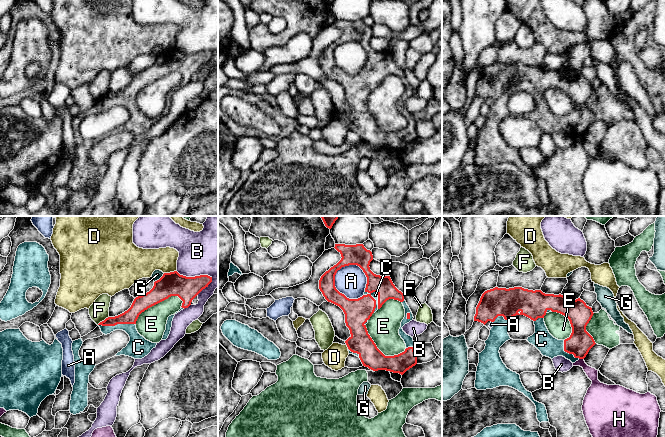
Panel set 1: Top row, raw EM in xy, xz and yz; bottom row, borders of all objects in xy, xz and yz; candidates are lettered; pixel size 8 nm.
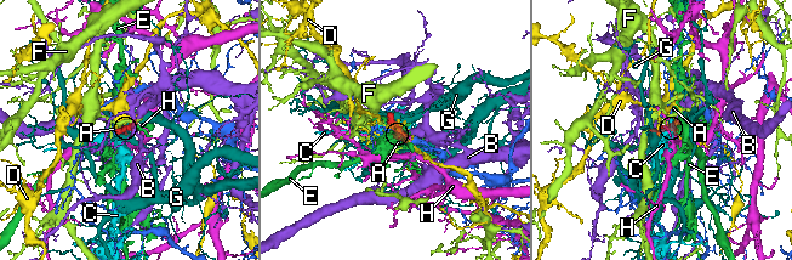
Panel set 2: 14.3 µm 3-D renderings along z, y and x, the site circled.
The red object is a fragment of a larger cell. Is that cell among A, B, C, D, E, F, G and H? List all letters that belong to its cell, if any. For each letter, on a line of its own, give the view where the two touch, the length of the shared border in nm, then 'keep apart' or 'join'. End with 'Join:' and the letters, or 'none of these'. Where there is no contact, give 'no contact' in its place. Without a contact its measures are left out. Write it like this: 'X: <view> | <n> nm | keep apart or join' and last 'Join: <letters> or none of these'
A: xz | 300 nm | keep apart
B: xy | 300 nm | keep apart
C: xz | 190 nm | join
D: xy | 110 nm | keep apart
E: xy | 440 nm | keep apart
F: xy | 120 nm | keep apart
G: xy | 120 nm | keep apart
H: yz | 40 nm | keep apart
Join: C

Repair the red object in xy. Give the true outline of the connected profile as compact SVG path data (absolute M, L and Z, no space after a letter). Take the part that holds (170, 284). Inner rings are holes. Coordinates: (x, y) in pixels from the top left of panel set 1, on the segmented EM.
M177 271L164 273L159 280L154 282L149 292L134 299L127 311L118 316L106 318L98 326L105 335L115 330L123 330L129 335L129 343L116 356L125 355L134 359L142 359L156 347L157 343L146 340L138 333L135 324L139 315L171 296L178 296L183 301L178 311L180 312L188 308L192 300L211 282L212 277L208 275L186 277Z

